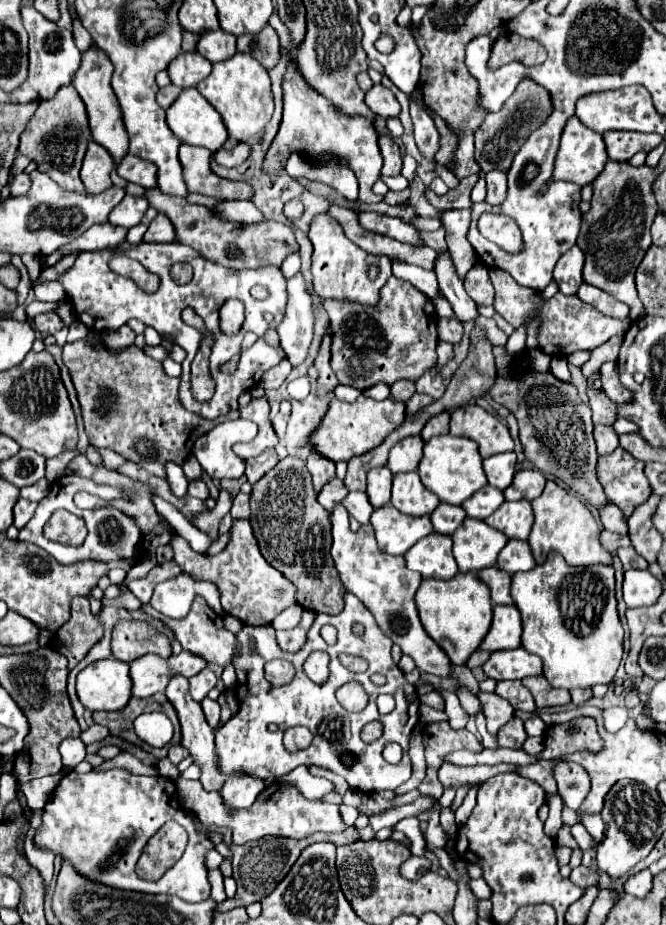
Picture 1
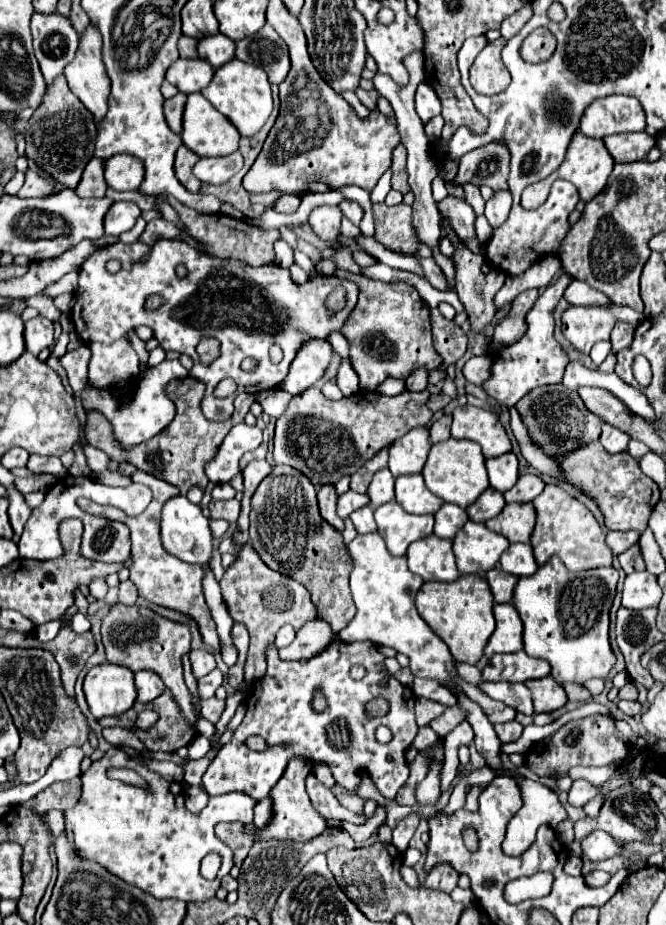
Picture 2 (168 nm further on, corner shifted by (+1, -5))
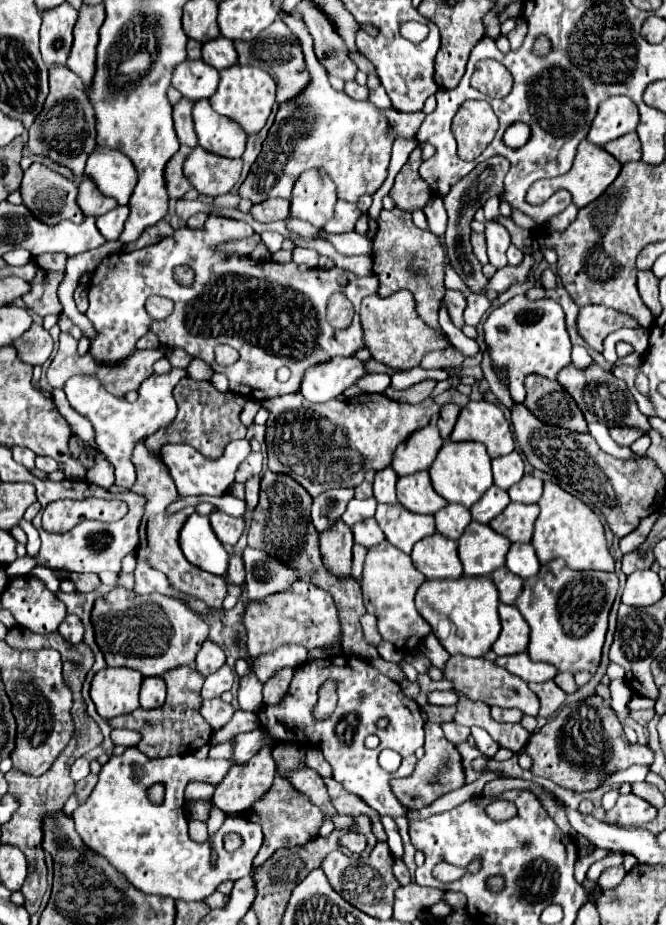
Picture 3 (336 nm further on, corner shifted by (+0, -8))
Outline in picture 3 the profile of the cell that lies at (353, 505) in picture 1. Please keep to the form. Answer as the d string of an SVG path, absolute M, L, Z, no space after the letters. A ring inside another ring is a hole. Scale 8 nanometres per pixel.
M368 518L368 520L362 520L360 524L356 524L352 528L354 532L354 540L356 544L362 544L362 546L376 546L384 540L384 532L380 530L380 526L376 524L374 518Z

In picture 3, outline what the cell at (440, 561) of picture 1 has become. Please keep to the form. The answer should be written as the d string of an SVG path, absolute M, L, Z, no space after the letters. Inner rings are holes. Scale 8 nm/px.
M438 532L426 536L414 546L412 562L430 580L462 576L462 564L458 558L456 542L440 536Z

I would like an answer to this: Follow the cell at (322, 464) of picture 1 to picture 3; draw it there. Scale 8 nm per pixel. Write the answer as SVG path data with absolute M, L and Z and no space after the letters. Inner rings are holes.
M342 520L336 528L332 528L332 532L324 532L324 536L320 536L322 562L330 574L338 578L350 576L352 546L354 546L352 530Z

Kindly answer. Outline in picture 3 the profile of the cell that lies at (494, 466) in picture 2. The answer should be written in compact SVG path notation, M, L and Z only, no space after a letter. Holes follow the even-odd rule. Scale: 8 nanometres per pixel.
M510 452L506 456L492 460L492 472L494 472L494 484L498 488L508 490L524 476L524 460L518 452Z

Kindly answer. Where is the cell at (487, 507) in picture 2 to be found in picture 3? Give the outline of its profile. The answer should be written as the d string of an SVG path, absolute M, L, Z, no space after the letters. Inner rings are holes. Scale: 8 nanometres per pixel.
M488 488L484 492L484 496L470 508L472 512L472 520L480 522L480 524L488 524L492 518L496 518L506 506L510 504L510 496L506 490L502 488Z

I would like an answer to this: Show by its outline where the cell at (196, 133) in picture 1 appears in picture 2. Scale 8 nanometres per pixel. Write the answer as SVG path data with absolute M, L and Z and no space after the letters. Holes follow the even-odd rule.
M191 93L183 113L181 139L199 157L231 155L237 151L239 131L201 93Z

